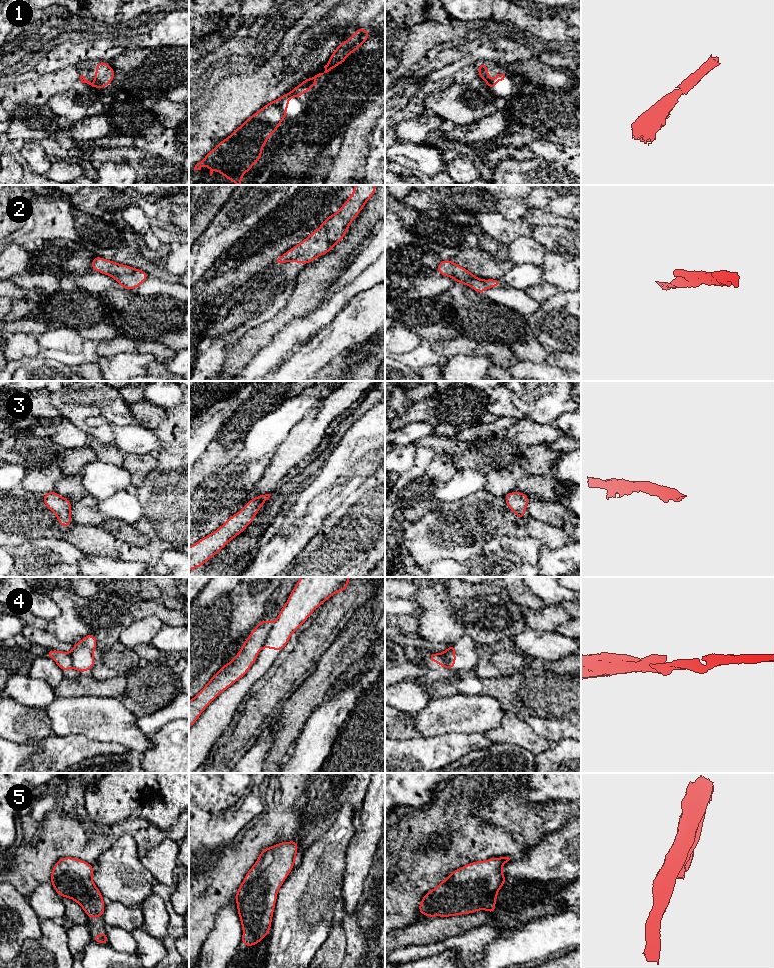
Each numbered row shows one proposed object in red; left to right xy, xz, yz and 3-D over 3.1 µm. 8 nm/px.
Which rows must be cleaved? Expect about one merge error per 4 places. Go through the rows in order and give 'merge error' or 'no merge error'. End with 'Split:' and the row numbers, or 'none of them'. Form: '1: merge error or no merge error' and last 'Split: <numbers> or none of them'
1: no merge error
2: no merge error
3: no merge error
4: merge error
5: no merge error
Split: 4

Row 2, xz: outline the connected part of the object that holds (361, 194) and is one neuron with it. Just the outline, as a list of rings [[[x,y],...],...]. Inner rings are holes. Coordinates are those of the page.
[[[354,185],[352,195],[338,212],[326,218],[321,226],[298,245],[282,254],[277,263],[298,262],[304,266],[333,250],[344,239],[349,224],[355,220],[366,202],[375,193],[377,185]]]

